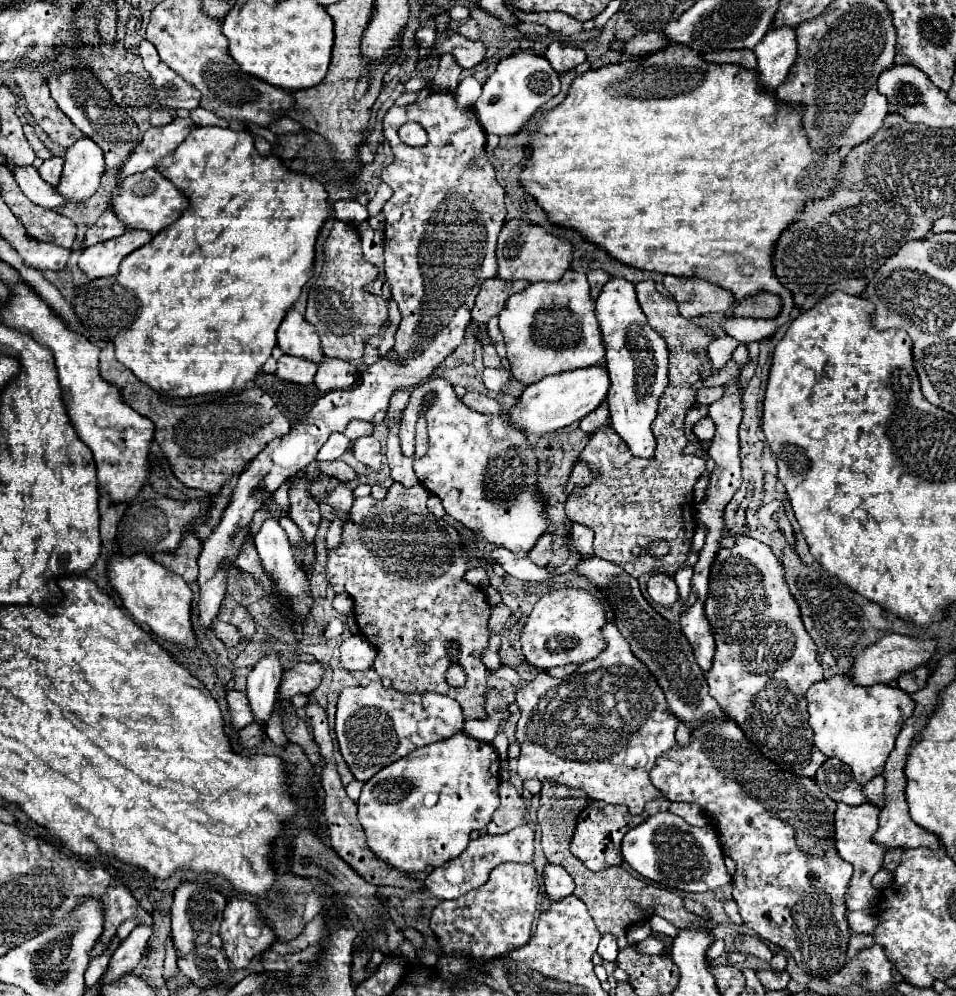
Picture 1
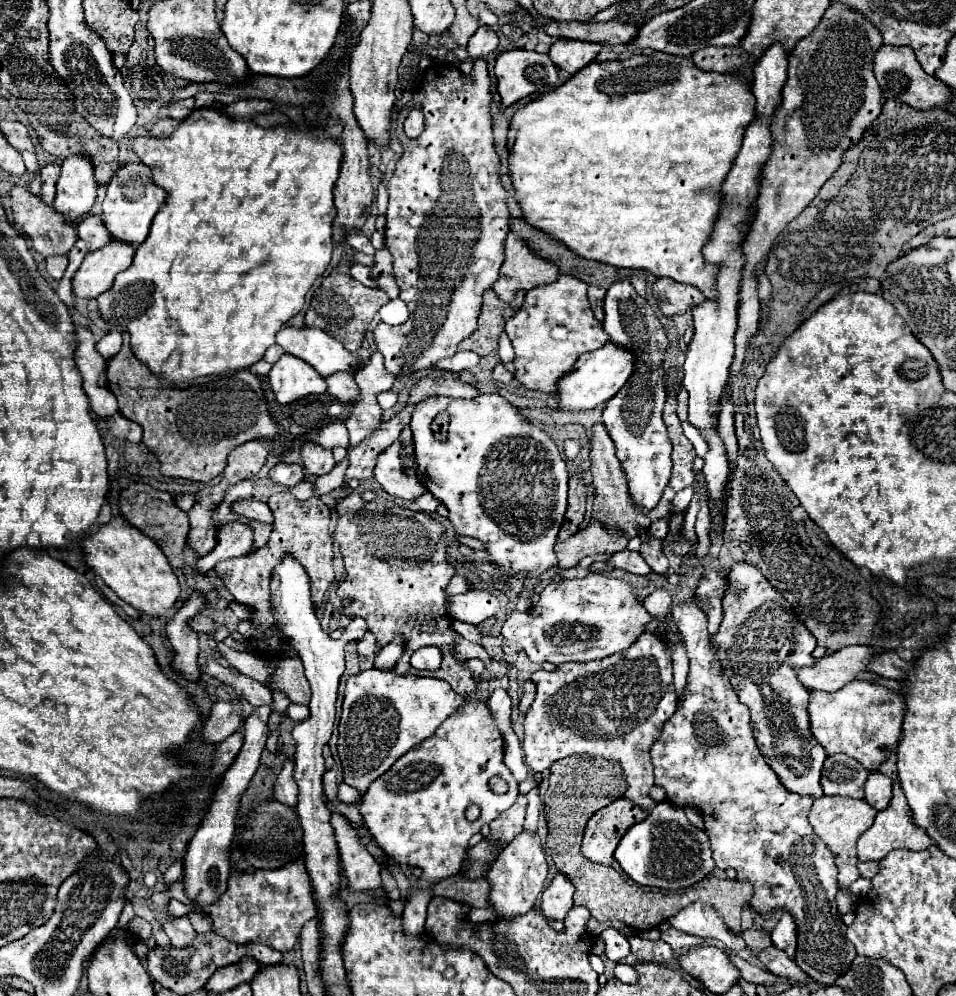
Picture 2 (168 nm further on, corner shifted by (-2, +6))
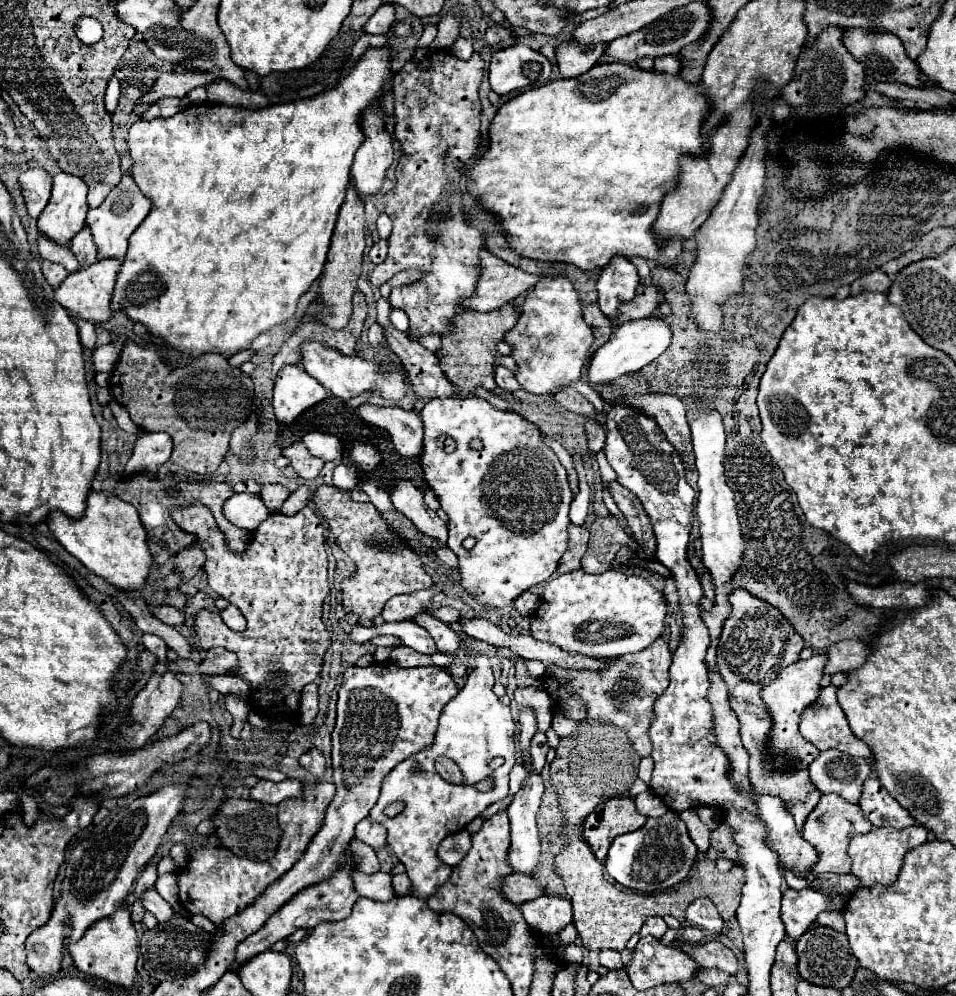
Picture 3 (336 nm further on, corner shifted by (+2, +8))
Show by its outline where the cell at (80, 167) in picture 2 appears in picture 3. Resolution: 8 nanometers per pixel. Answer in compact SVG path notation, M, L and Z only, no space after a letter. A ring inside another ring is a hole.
M68 173L54 175L52 197L38 217L38 231L58 245L68 245L72 237L86 225L88 185Z

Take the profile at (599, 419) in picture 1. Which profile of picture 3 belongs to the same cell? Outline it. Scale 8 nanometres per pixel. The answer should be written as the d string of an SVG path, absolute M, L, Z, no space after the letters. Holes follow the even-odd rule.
M612 515L606 519L596 519L590 525L590 541L588 551L582 557L582 569L588 573L608 571L612 567L612 559L616 557L616 553L624 543L636 547L632 537L624 533L624 529Z

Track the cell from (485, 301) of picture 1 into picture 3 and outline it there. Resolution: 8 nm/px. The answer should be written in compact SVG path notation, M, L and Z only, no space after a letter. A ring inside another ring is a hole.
M504 305L496 311L478 313L478 311L462 311L452 319L452 331L442 335L442 347L436 351L438 363L452 385L456 385L462 393L472 393L476 387L494 391L494 355L498 341L504 339L508 329L512 329L518 321L518 311L514 305Z

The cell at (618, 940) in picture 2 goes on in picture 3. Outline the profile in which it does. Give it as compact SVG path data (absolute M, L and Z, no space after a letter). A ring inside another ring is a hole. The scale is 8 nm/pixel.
M602 949L600 951L600 965L604 965L610 971L616 971L616 969L624 967L622 959L620 959L620 953L612 951L612 949Z

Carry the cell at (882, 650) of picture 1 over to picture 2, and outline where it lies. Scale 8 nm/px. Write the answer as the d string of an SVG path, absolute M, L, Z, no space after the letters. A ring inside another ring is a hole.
M852 645L844 647L836 653L830 653L828 657L822 657L812 667L804 667L798 671L800 683L814 691L838 691L850 681L856 681L858 673L868 671L868 661L872 661L878 655L874 647L868 645Z

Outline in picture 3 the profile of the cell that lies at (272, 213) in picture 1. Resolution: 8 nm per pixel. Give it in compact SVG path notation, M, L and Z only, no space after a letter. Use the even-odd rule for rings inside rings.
M370 47L360 55L360 59L354 63L354 67L348 71L346 77L342 77L334 87L330 87L326 93L320 93L310 99L298 99L292 103L278 103L264 109L242 109L242 107L230 107L230 105L190 105L188 109L180 111L178 115L170 119L152 119L152 121L136 121L130 127L128 145L134 159L132 177L140 191L152 201L150 213L140 223L140 227L134 231L130 239L128 253L124 257L122 269L118 273L116 289L112 295L114 303L120 303L122 311L134 319L146 325L146 329L152 335L162 337L170 347L174 347L178 353L190 353L190 355L202 355L202 353L222 353L222 355L234 355L242 349L246 349L252 339L270 327L278 323L286 323L294 317L298 299L310 289L310 285L322 275L326 253L330 247L330 237L334 231L334 223L338 217L338 209L344 203L346 187L350 183L350 169L354 161L354 153L364 141L362 133L362 113L364 109L380 103L384 95L388 93L388 83L392 83L392 47Z

